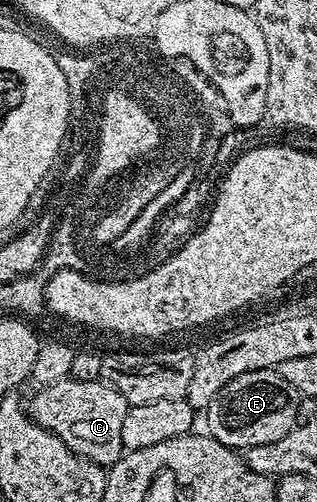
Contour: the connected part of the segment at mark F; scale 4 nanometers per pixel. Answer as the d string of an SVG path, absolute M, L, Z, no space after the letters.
M276 369L243 372L243 376L235 376L231 384L223 384L203 411L209 425L208 437L238 452L259 444L275 444L275 440L283 440L283 436L298 425L295 420L298 397L297 390L291 388Z

